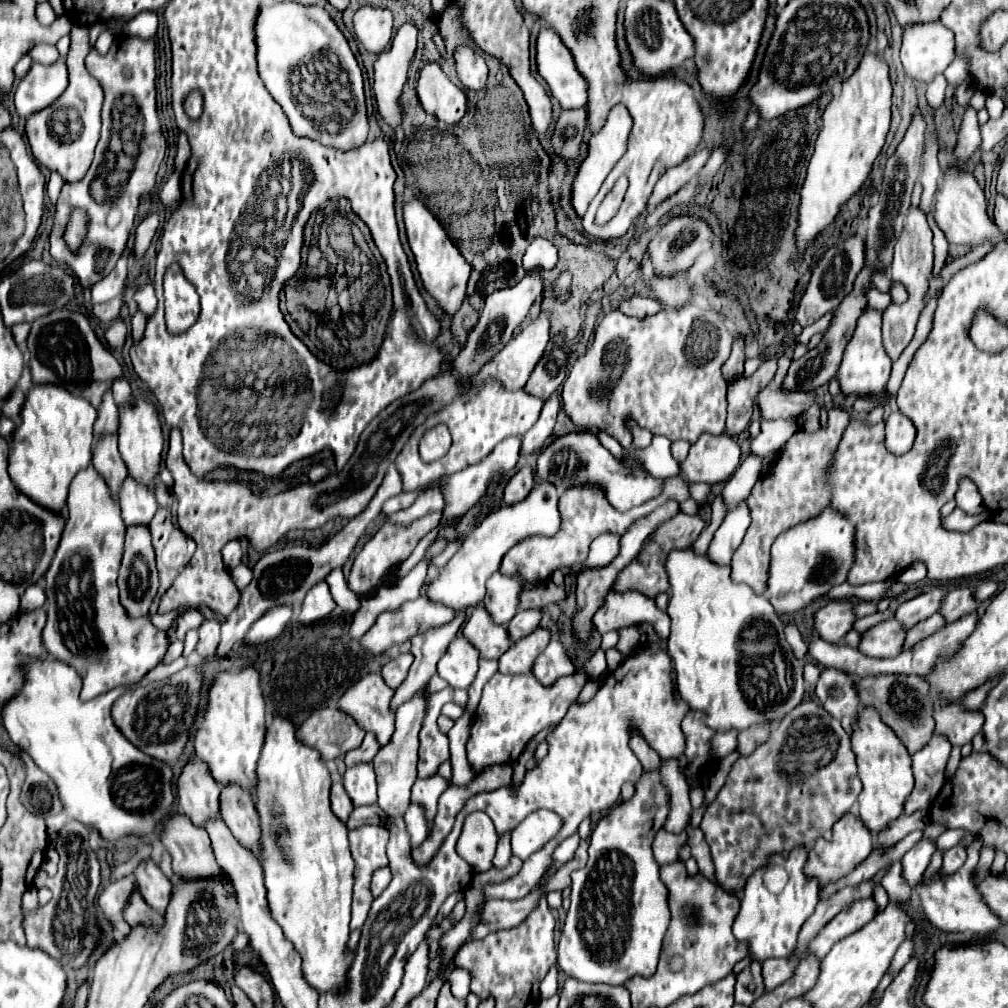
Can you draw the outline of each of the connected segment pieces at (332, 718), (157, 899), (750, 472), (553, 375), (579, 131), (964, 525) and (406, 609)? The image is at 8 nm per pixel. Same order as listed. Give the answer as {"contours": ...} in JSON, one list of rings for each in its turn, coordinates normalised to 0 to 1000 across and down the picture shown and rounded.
{"contours":[[[[336,702],[313,704],[299,720],[297,734],[318,746],[318,752],[332,754],[348,742],[356,742],[362,726]]],[[[152,851],[140,853],[138,859],[132,863],[134,873],[138,873],[138,885],[142,893],[154,901],[158,907],[164,905],[168,891],[170,891],[170,875],[168,871],[158,863],[156,855]]],[[[745,450],[737,456],[737,460],[729,466],[729,470],[723,474],[723,478],[715,488],[723,506],[727,506],[731,498],[743,492],[747,480],[755,474],[755,468],[757,468],[757,454],[753,454],[751,450]]],[[[557,345],[547,347],[547,351],[541,351],[531,363],[525,379],[521,381],[521,387],[533,395],[543,397],[559,381],[563,371],[563,361],[564,361],[564,353],[561,347]]],[[[561,109],[555,113],[551,129],[547,133],[547,147],[553,157],[564,159],[574,153],[580,133],[580,109]]],[[[947,504],[943,512],[936,514],[936,522],[938,522],[939,526],[961,528],[961,526],[965,526],[969,520],[973,520],[973,518],[977,518],[977,516],[981,516],[981,508],[975,508],[975,510],[969,510],[969,512],[961,512],[961,510],[957,510],[955,506]]],[[[414,593],[414,595],[402,597],[402,599],[400,599],[396,605],[392,605],[392,607],[380,607],[380,609],[376,609],[374,617],[370,619],[370,623],[358,633],[358,639],[360,639],[364,645],[376,649],[376,647],[386,645],[388,641],[394,641],[394,639],[404,637],[404,635],[410,633],[412,629],[418,629],[418,627],[422,627],[422,625],[426,625],[426,623],[430,623],[430,621],[438,621],[438,619],[445,617],[445,615],[449,613],[449,609],[451,609],[451,607],[449,607],[447,603],[443,603],[441,599],[432,599],[432,597],[428,597],[426,593]]]]}

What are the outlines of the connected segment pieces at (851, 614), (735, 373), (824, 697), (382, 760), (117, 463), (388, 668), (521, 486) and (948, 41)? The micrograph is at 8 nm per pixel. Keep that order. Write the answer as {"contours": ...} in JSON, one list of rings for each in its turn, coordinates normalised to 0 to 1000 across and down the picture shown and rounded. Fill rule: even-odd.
{"contours":[[[[822,597],[809,609],[809,621],[813,633],[820,637],[834,637],[842,625],[846,625],[850,611],[848,611],[848,597]]],[[[729,333],[729,339],[727,339],[727,347],[725,347],[725,353],[723,357],[717,361],[717,375],[723,379],[723,377],[729,377],[737,371],[737,359],[739,359],[739,343],[737,343],[737,337],[735,333]]],[[[818,663],[811,677],[809,688],[816,702],[834,714],[836,722],[844,728],[844,718],[848,716],[852,704],[852,690],[848,690],[848,679],[844,679],[844,673],[840,669]]],[[[412,687],[412,694],[404,694],[404,698],[394,702],[394,714],[392,714],[392,728],[384,740],[380,740],[372,754],[370,762],[374,768],[374,788],[376,788],[376,802],[386,812],[398,812],[408,798],[408,780],[414,774],[414,744],[416,744],[416,726],[420,722],[420,712],[424,704],[424,694]]],[[[102,433],[102,437],[94,438],[90,460],[104,474],[104,478],[108,480],[108,484],[114,492],[118,486],[118,480],[126,472],[126,462],[122,460],[122,454],[118,452],[114,433]]],[[[408,647],[396,649],[396,651],[392,651],[390,655],[386,655],[386,657],[380,661],[380,665],[378,665],[380,675],[384,677],[384,681],[396,683],[396,679],[398,679],[398,677],[402,675],[402,671],[404,671],[404,665],[406,665],[408,659],[410,659],[410,649],[408,649]]],[[[519,462],[511,472],[507,472],[507,476],[501,482],[501,500],[511,500],[519,496],[527,488],[529,480],[531,480],[529,466],[525,462]]],[[[932,20],[924,24],[902,24],[896,28],[894,44],[898,73],[912,81],[924,81],[928,73],[936,71],[945,62],[945,48],[945,32]]]]}

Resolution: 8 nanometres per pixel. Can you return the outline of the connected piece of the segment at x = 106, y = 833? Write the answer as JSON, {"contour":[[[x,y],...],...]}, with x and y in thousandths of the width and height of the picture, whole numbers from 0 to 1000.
{"contour":[[[23,655],[23,667],[25,679],[15,692],[3,698],[1,714],[9,732],[23,742],[57,778],[66,810],[94,819],[106,833],[114,833],[132,825],[148,827],[160,813],[166,813],[172,806],[174,770],[170,768],[168,760],[158,758],[128,738],[110,714],[110,698],[126,687],[126,681],[118,681],[84,696],[78,690],[78,669],[74,663],[59,655]]]}

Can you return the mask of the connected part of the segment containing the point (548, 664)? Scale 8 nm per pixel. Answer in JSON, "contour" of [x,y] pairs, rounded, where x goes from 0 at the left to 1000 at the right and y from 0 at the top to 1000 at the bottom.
{"contour":[[[547,635],[529,661],[529,669],[539,681],[547,681],[555,671],[566,671],[566,667],[570,667],[570,661],[555,635]]]}

